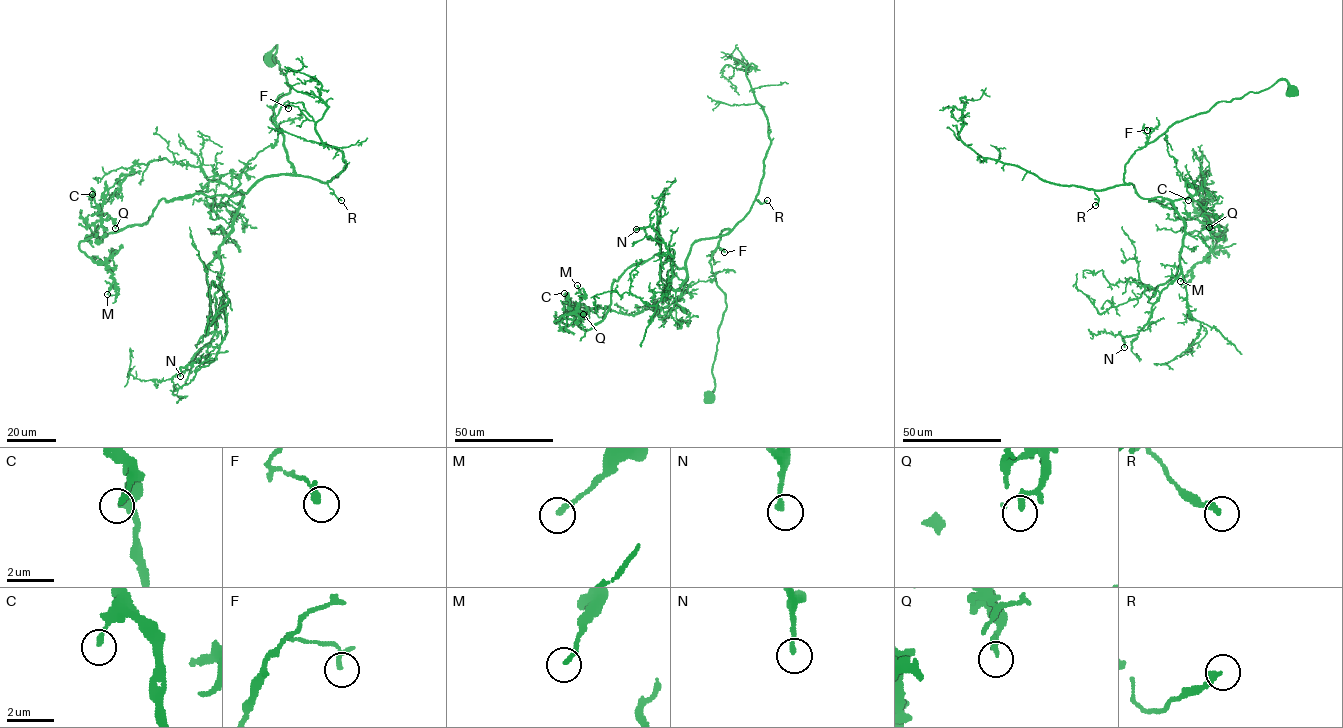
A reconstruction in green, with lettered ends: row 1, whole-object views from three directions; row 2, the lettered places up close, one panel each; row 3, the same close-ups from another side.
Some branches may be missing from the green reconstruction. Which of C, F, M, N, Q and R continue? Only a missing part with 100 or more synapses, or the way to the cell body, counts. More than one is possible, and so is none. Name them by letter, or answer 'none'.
N

